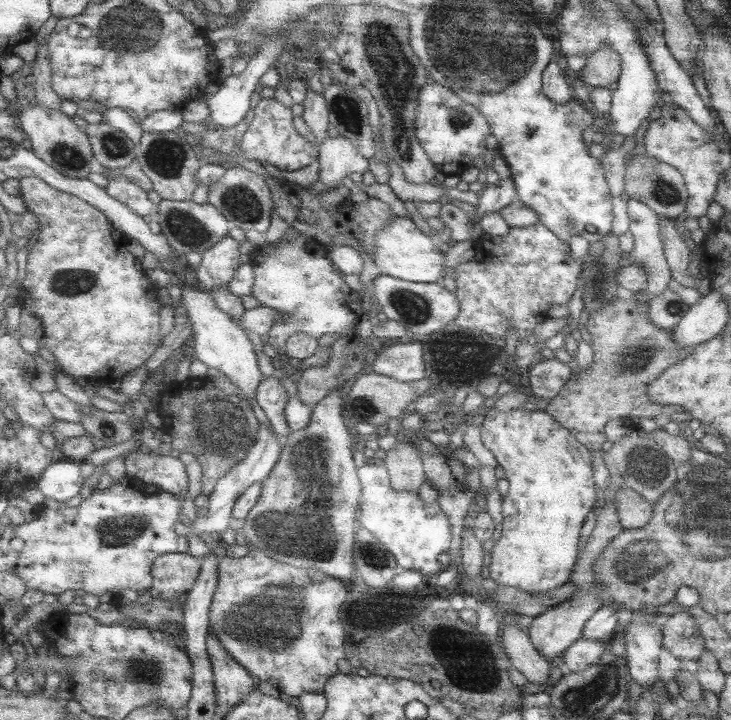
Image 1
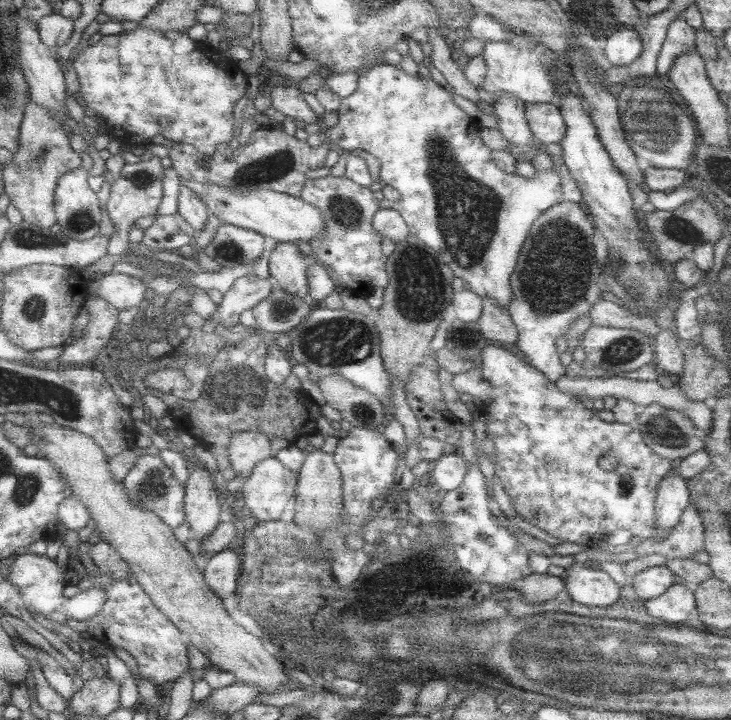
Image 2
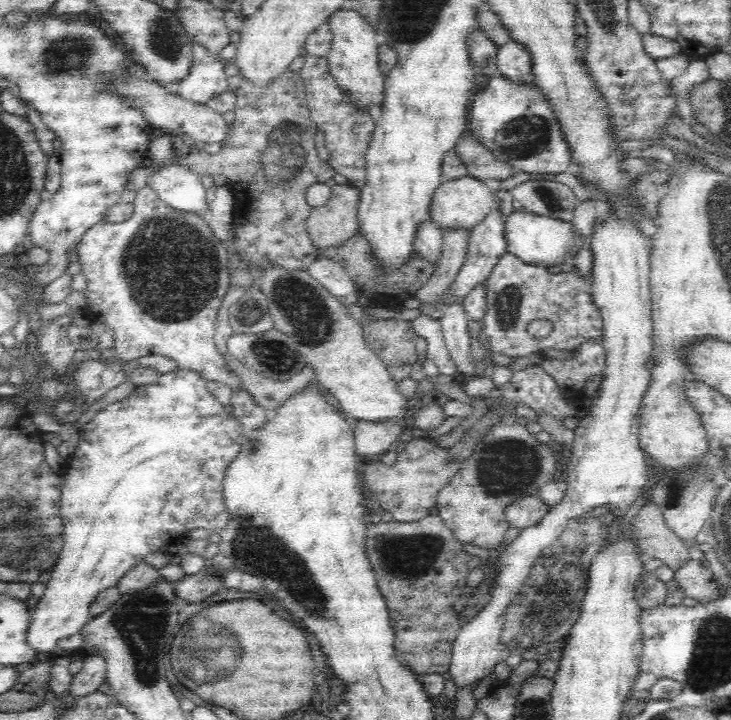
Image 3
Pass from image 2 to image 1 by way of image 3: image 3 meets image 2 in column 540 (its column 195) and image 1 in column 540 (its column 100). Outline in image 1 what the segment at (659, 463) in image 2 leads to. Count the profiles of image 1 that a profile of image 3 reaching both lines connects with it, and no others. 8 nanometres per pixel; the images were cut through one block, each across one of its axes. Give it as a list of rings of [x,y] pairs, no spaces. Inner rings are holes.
[[[493,408],[485,416],[481,440],[497,456],[509,482],[509,496],[503,498],[503,532],[489,564],[491,580],[497,586],[513,586],[529,594],[545,594],[565,586],[577,562],[579,528],[597,500],[593,454],[541,410],[497,412]]]

